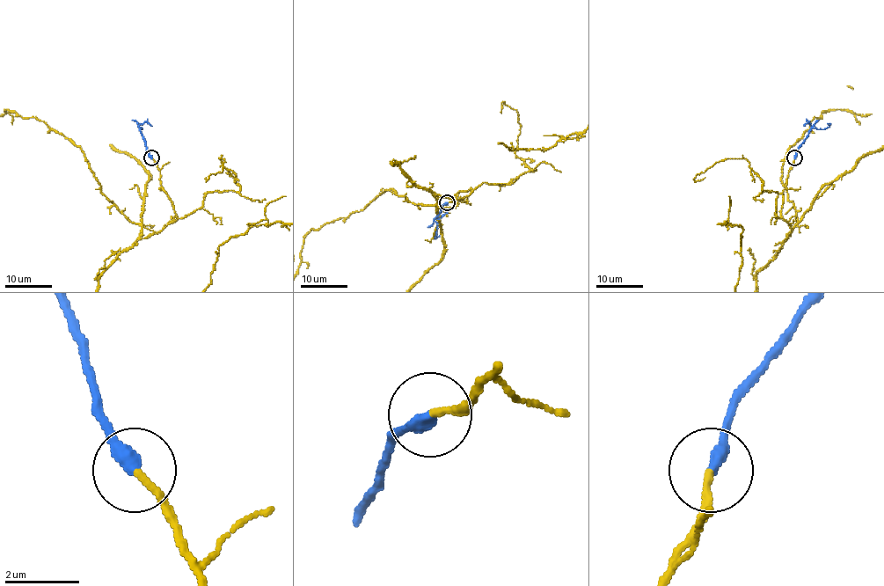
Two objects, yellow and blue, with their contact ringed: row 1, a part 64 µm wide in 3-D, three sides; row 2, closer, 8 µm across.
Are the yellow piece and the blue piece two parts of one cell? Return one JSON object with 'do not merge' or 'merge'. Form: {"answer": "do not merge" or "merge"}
{"answer": "merge"}

